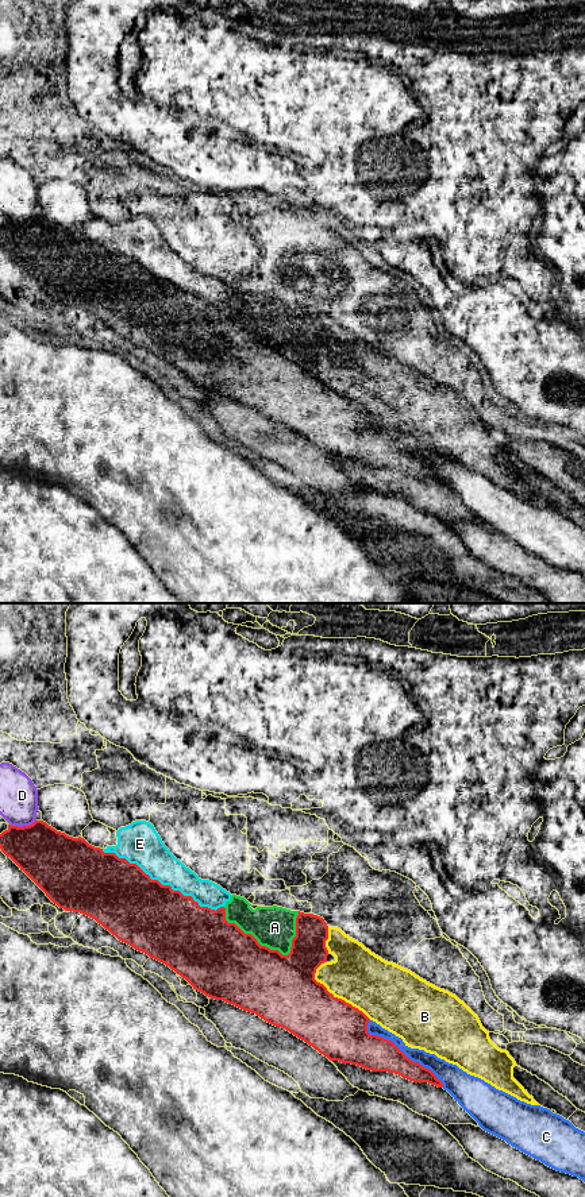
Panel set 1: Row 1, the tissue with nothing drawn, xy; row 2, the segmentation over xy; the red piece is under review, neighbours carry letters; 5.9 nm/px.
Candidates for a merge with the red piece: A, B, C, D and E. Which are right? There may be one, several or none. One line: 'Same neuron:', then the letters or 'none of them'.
Same neuron: none of them

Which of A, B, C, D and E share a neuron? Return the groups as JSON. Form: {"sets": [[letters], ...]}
{"sets": [["A", "B"], ["C"], ["D"], ["E"]]}

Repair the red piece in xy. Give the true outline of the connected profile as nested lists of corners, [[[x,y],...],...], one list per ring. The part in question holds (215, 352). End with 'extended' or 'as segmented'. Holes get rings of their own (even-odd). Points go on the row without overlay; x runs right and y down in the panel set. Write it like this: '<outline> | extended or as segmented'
[[[43,216],[23,223],[8,220],[0,229],[0,244],[59,304],[95,314],[119,336],[165,359],[205,391],[285,424],[330,456],[443,483],[430,464],[411,456],[392,436],[370,430],[370,414],[315,375],[316,364],[327,358],[328,351],[328,321],[323,313],[299,306],[290,348],[282,351],[261,341],[235,318],[228,318],[224,302],[216,306],[200,302],[192,291],[151,275],[136,259],[104,248],[81,232],[57,227]]] | as segmented

